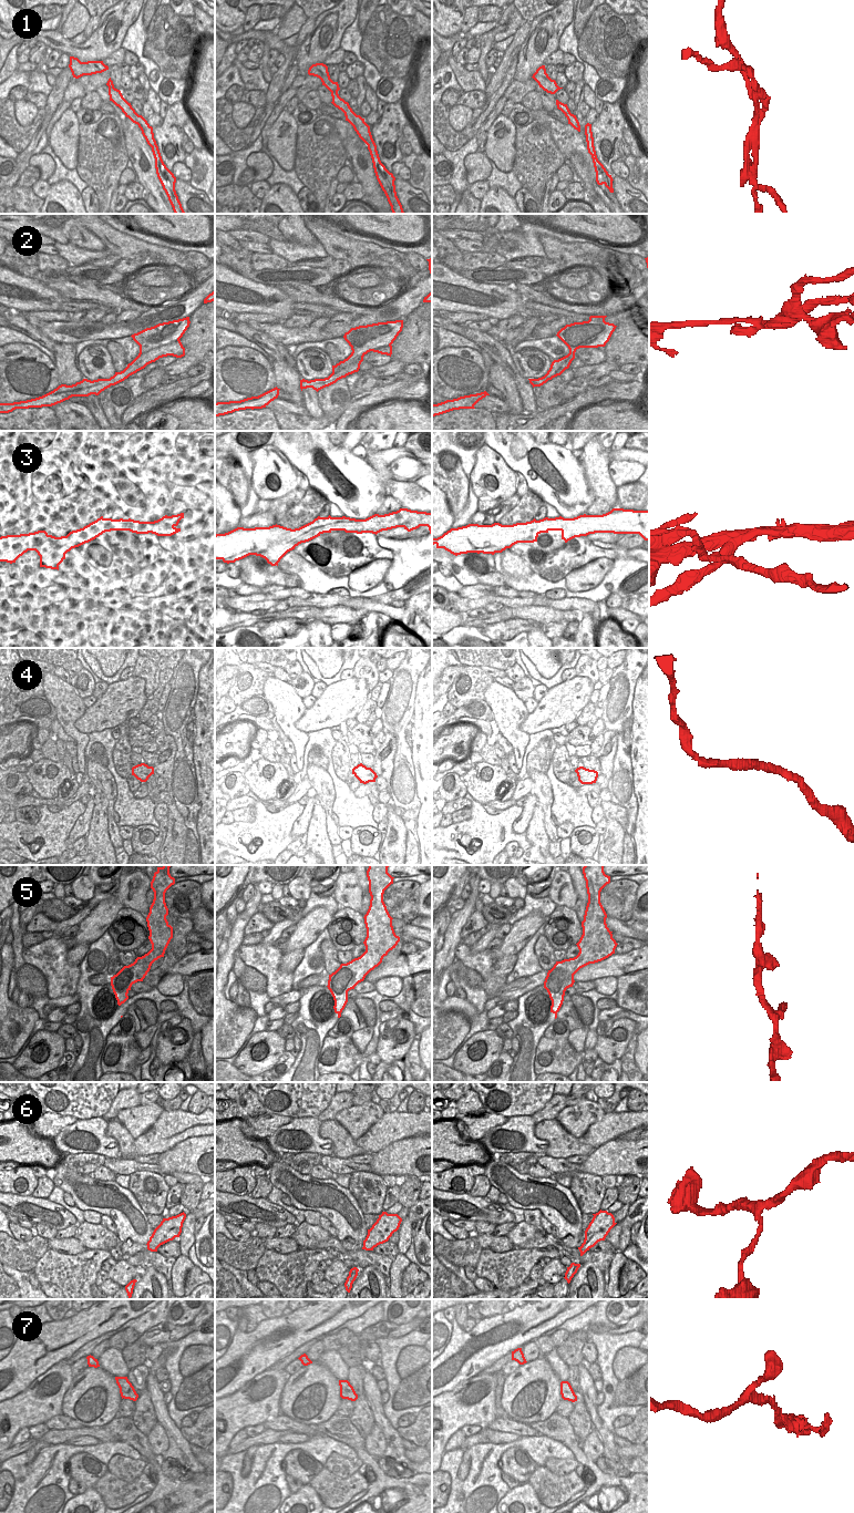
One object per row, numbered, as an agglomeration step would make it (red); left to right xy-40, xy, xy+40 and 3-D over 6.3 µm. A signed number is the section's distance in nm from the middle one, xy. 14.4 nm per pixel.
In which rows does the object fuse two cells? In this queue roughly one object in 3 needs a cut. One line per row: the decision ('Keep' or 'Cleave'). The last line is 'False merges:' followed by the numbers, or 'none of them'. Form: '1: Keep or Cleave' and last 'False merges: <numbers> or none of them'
1: Cleave
2: Cleave
3: Cleave
4: Keep
5: Keep
6: Keep
7: Keep
False merges: 1, 2, 3

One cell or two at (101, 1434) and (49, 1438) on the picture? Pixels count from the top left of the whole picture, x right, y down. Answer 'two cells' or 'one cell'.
one cell

